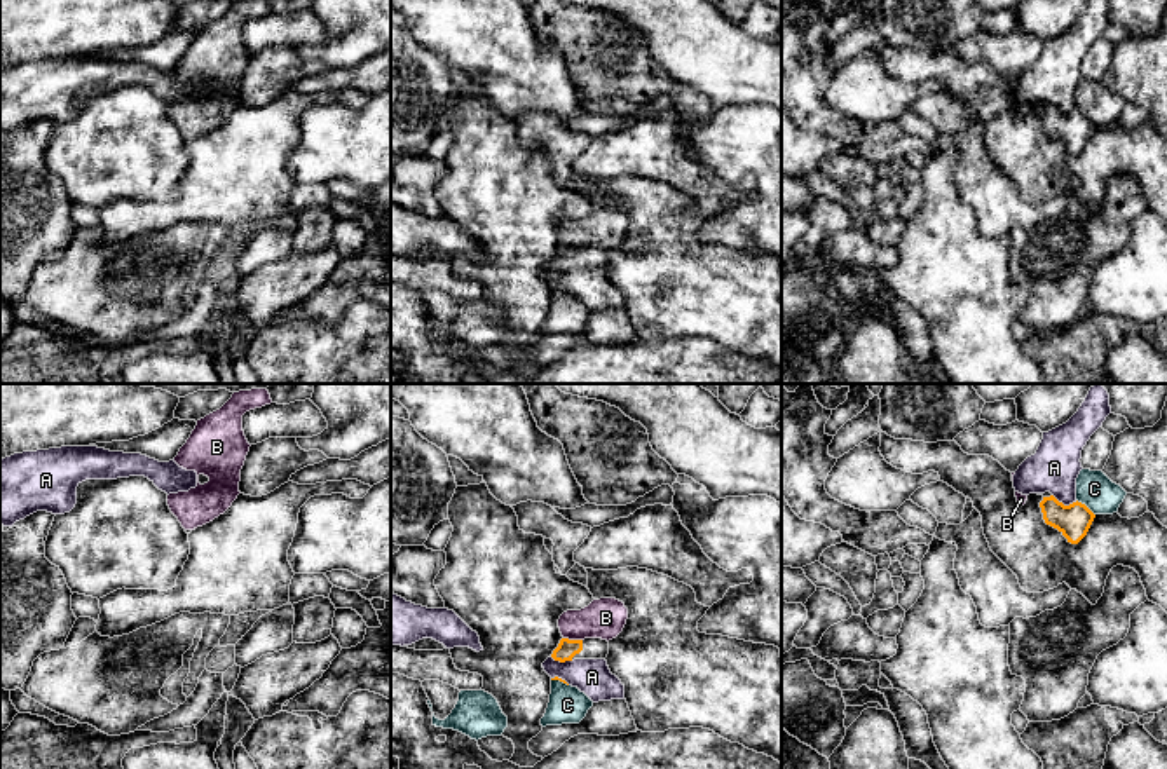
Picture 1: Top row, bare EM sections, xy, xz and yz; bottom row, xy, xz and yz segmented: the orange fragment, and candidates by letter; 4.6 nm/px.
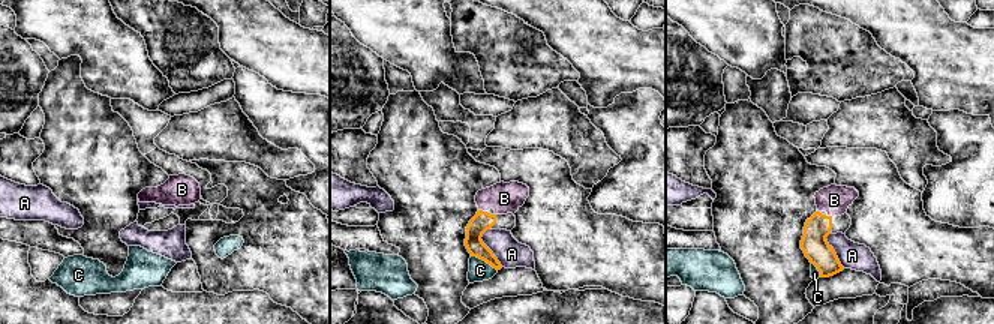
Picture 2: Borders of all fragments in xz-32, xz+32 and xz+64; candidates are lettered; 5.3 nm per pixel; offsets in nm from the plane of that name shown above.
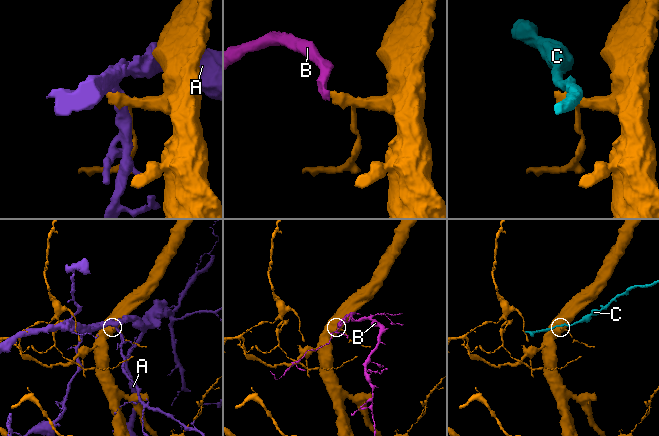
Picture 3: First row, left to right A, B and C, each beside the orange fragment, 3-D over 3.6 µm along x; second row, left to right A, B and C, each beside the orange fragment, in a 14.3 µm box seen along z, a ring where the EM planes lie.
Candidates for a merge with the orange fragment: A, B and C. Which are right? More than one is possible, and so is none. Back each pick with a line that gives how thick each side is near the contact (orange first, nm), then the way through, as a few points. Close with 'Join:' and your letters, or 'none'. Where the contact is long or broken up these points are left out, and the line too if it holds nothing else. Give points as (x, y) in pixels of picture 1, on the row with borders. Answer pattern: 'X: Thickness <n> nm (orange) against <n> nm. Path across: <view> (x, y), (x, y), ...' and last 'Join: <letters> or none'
B: Thickness 90 nm (orange) against 190 nm. Path across: xz (567, 649), (573, 640), (592, 621), (606, 618)
Join: B

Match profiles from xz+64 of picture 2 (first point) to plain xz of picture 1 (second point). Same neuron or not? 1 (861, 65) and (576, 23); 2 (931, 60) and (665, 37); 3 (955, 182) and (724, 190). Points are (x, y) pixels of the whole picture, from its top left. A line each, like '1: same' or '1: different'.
1: same
2: same
3: different

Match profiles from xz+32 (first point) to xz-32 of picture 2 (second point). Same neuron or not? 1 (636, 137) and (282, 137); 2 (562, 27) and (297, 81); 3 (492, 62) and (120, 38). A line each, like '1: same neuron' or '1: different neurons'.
1: same neuron
2: same neuron
3: different neurons

